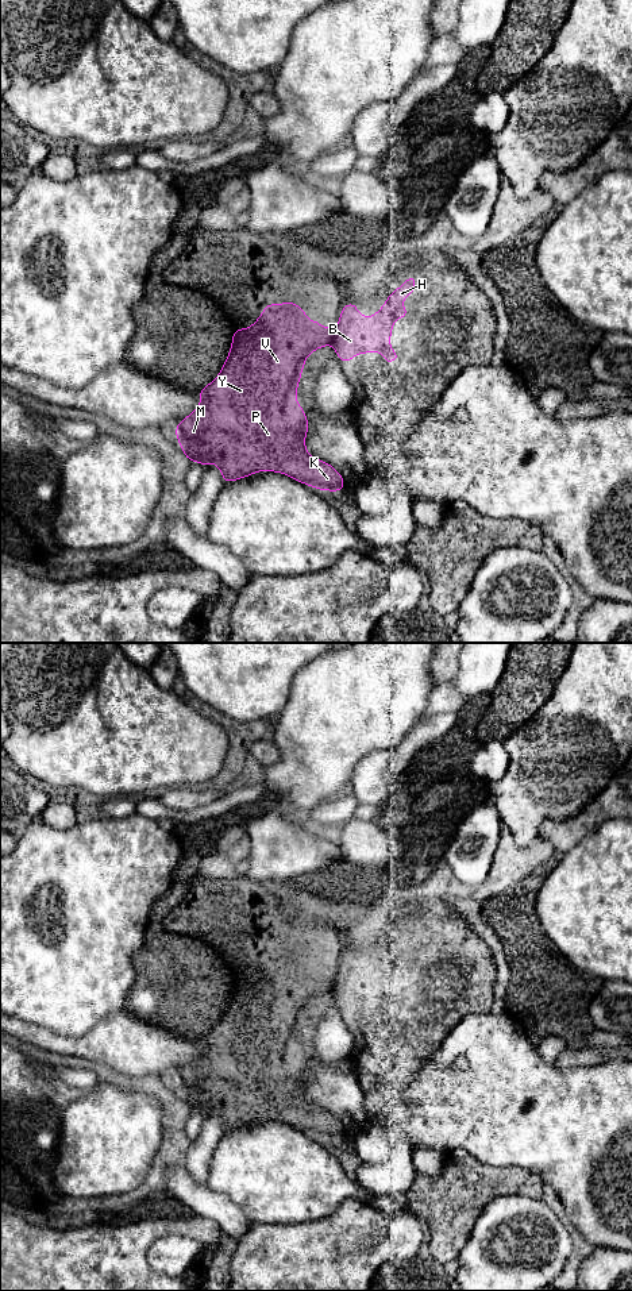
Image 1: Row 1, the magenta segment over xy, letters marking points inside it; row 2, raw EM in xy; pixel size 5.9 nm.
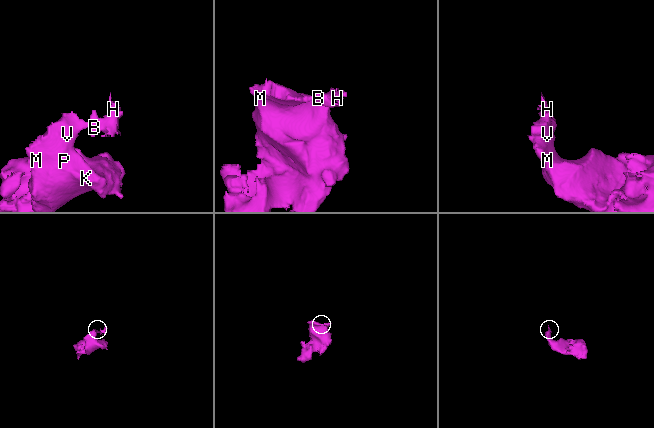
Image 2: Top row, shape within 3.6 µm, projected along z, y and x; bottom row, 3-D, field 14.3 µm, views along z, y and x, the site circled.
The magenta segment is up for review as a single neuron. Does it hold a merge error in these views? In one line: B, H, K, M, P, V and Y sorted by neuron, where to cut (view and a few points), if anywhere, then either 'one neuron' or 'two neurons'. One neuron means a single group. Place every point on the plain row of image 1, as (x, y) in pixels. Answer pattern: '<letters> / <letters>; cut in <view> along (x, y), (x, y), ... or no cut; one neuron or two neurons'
B H / K M P V Y; cut in xy along (336, 977), (331, 989); two neurons

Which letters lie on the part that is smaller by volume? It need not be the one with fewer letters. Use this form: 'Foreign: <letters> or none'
Foreign: B, H

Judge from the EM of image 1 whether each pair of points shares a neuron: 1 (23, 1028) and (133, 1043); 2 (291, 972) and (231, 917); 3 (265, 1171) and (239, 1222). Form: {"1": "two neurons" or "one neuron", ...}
{"1": "one neuron", "2": "one neuron", "3": "two neurons"}

